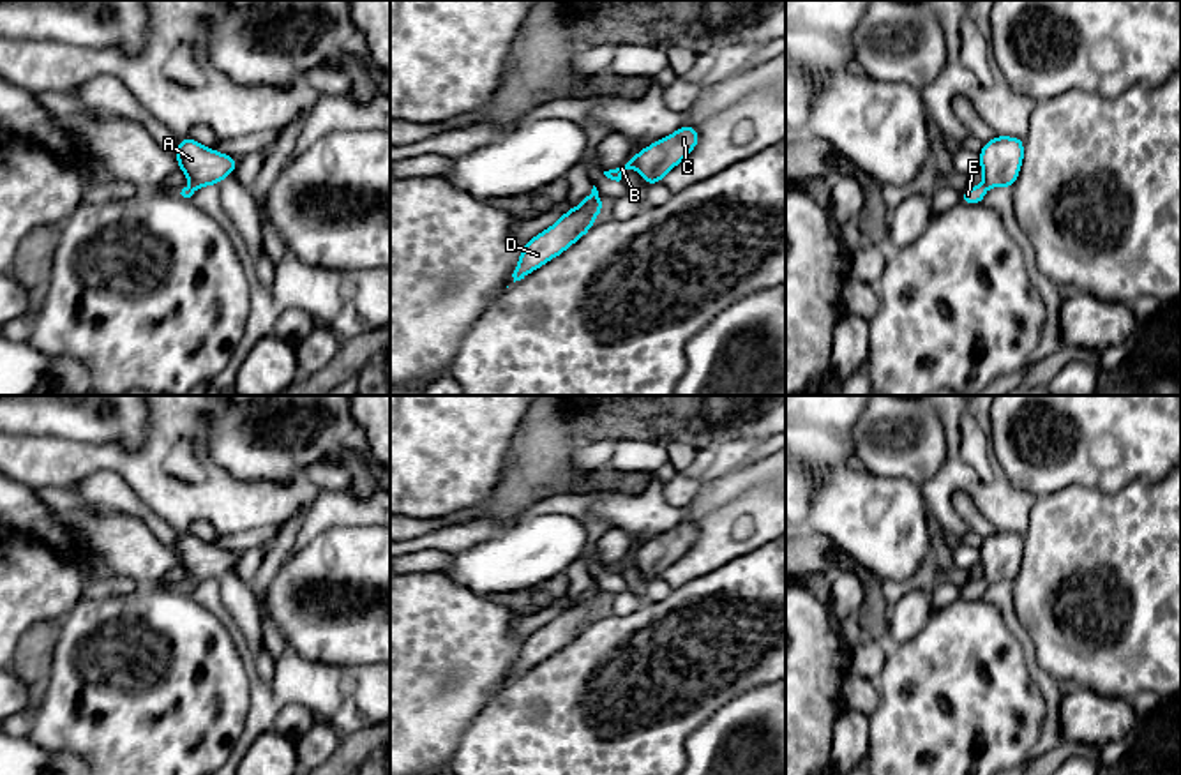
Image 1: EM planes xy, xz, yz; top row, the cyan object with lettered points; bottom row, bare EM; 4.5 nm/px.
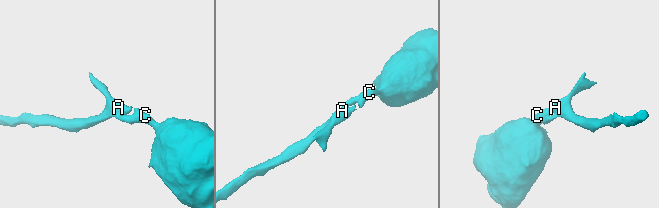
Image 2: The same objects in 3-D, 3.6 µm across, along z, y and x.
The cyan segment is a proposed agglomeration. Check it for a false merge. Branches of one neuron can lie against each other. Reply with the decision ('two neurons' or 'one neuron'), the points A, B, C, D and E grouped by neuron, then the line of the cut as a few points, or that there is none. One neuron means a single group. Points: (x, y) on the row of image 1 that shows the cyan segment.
one neuron; groups A B C D E; cut none

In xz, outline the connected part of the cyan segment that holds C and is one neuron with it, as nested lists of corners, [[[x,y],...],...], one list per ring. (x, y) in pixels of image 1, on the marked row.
[[[687,124],[673,134],[639,150],[630,161],[627,159],[618,168],[604,171],[604,175],[620,182],[623,173],[632,166],[648,185],[658,184],[669,169],[676,168],[690,152],[694,152],[697,143],[697,131],[692,124]]]

